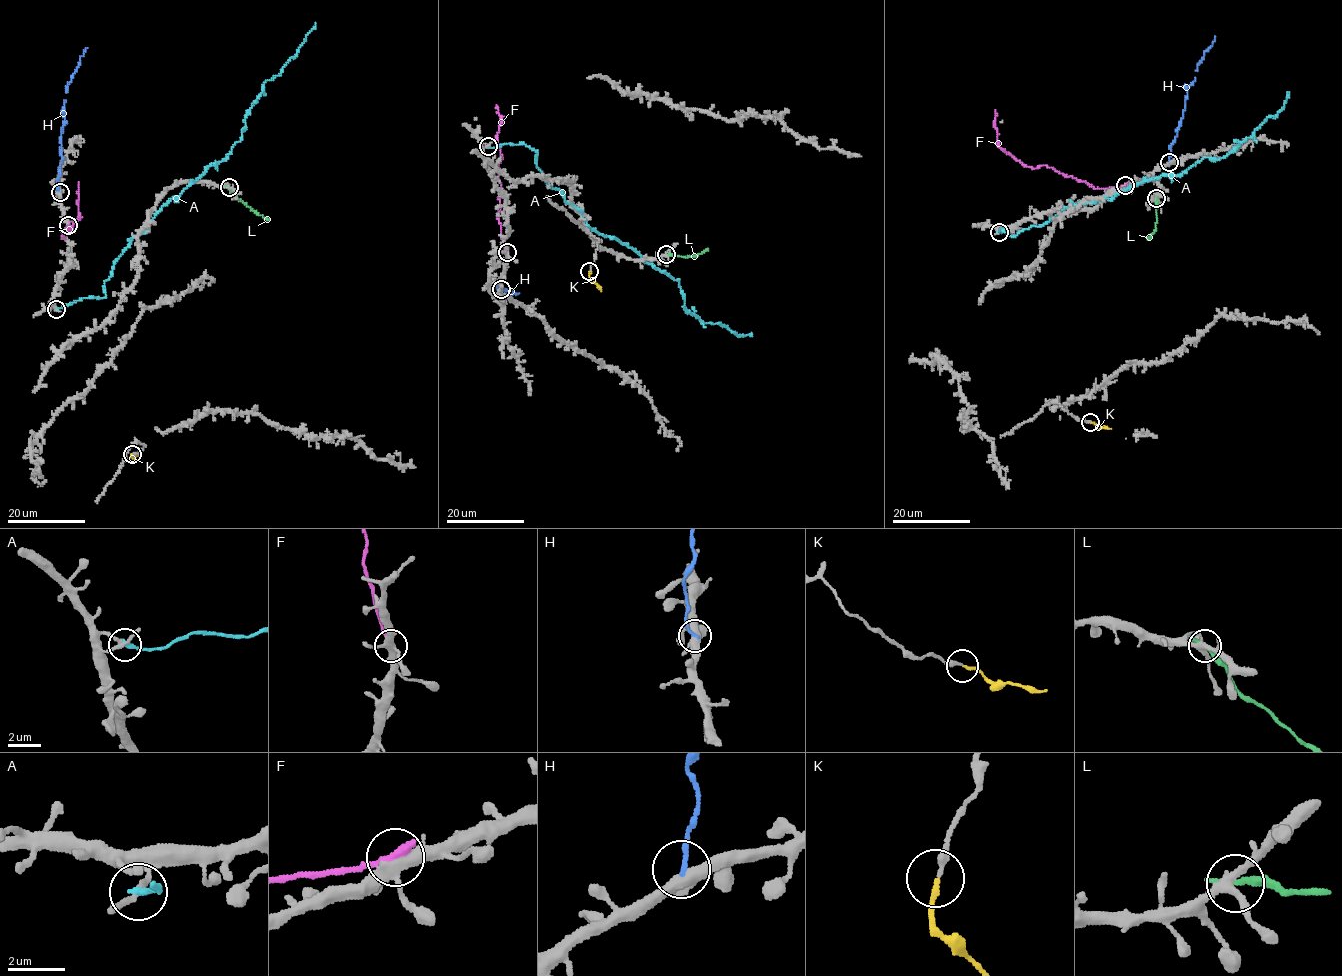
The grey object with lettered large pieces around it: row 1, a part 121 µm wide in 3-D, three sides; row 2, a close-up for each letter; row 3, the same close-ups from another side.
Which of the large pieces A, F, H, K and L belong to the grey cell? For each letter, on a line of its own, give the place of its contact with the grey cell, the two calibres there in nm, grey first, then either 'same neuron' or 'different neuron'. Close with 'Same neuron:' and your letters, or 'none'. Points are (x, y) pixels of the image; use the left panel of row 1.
A: (56, 309) | 220/220 nm | different neuron
F: (68, 225) | 360/360 nm | different neuron
H: (60, 192) | 360/180 nm | different neuron
K: (132, 454) | 240/150 nm | same neuron
L: (229, 187) | 280/240 nm | different neuron
Same neuron: K

